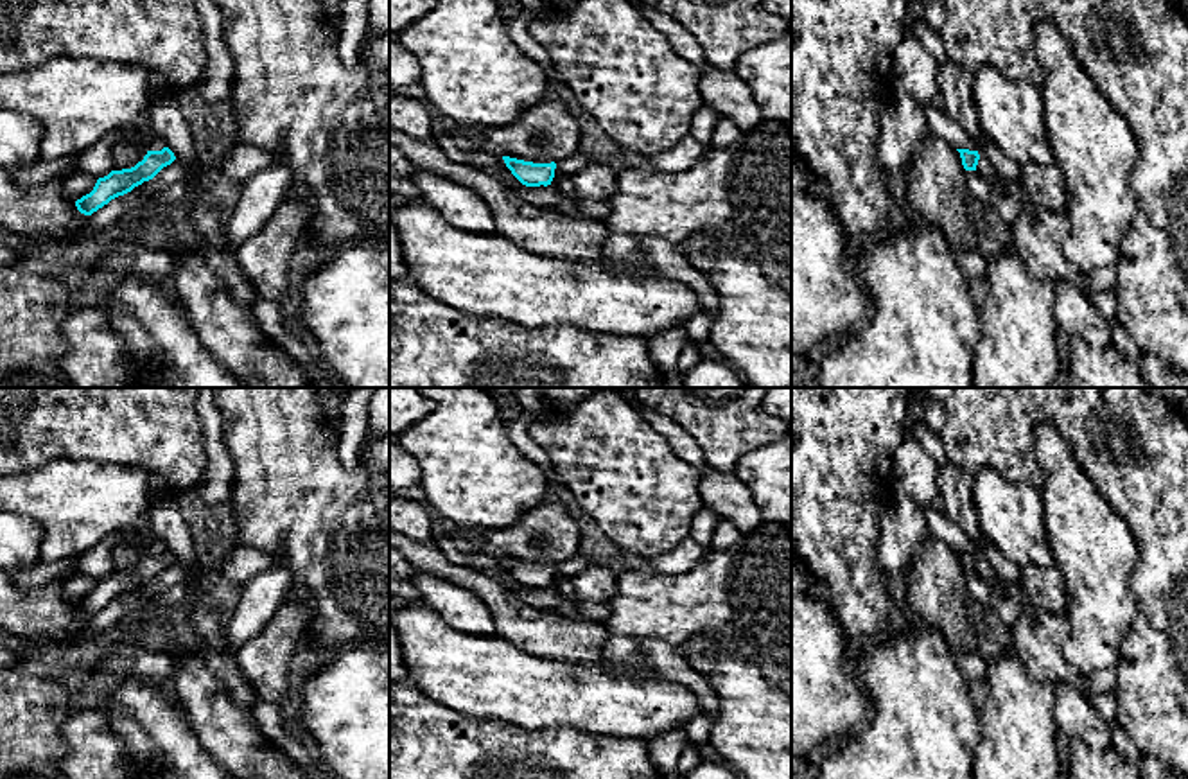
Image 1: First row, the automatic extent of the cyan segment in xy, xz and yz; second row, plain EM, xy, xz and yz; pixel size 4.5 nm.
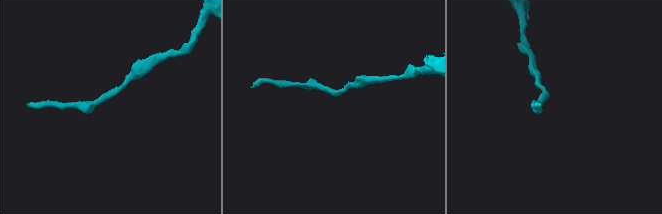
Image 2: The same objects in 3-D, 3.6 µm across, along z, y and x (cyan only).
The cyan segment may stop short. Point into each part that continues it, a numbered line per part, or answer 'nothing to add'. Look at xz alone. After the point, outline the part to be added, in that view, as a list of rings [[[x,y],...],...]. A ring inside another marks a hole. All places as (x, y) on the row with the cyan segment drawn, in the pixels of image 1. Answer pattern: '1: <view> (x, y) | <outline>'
nothing to add

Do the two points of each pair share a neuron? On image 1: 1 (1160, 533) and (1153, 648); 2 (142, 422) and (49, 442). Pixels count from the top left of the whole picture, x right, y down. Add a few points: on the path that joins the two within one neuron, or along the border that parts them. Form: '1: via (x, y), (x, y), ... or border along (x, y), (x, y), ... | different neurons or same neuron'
1: via (1160, 562), (1160, 620) | same neuron
2: via (119, 422), (72, 422) | same neuron

